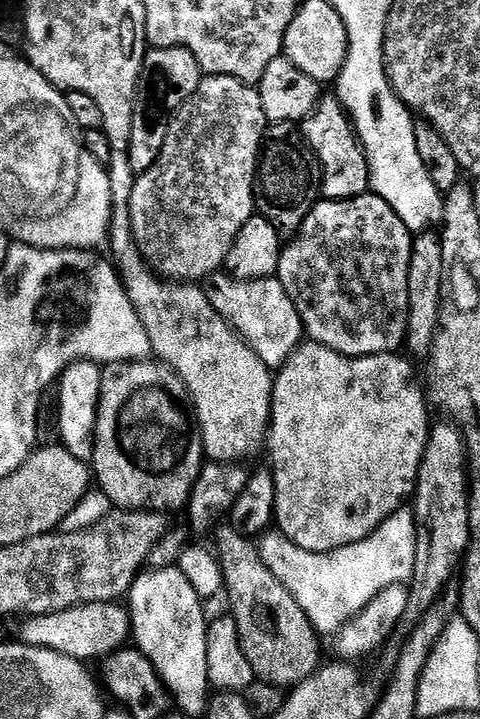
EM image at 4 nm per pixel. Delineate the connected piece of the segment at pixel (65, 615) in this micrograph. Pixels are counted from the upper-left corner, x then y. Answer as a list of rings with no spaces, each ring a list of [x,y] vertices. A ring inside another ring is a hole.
[[[94,602],[74,606],[70,610],[62,610],[49,616],[33,616],[23,621],[19,639],[32,648],[49,648],[81,662],[100,662],[113,652],[123,649],[133,635],[132,616],[129,609],[124,609],[122,605],[120,602]]]

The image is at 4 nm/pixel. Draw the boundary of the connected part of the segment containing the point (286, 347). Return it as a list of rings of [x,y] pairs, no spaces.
[[[240,278],[235,282],[237,284],[230,285],[224,292],[224,300],[229,308],[227,311],[236,327],[260,353],[260,357],[269,362],[275,362],[275,360],[284,362],[295,357],[296,349],[306,340],[304,316],[300,313],[295,298],[288,293],[287,286],[280,281],[280,278],[263,280]]]

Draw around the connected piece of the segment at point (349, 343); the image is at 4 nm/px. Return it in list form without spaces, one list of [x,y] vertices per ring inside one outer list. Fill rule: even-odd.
[[[363,194],[345,200],[321,199],[320,203],[312,209],[310,217],[311,223],[316,223],[316,229],[309,234],[308,241],[300,248],[300,280],[308,291],[308,300],[312,303],[317,318],[324,323],[324,328],[328,331],[325,336],[322,336],[323,343],[346,356],[387,356],[399,353],[407,341],[407,332],[411,328],[411,312],[414,305],[411,268],[412,263],[416,264],[418,260],[418,243],[416,244],[415,238],[412,237],[412,228],[403,220],[405,217],[398,211],[397,205],[391,200],[392,205],[384,196],[370,195]]]

